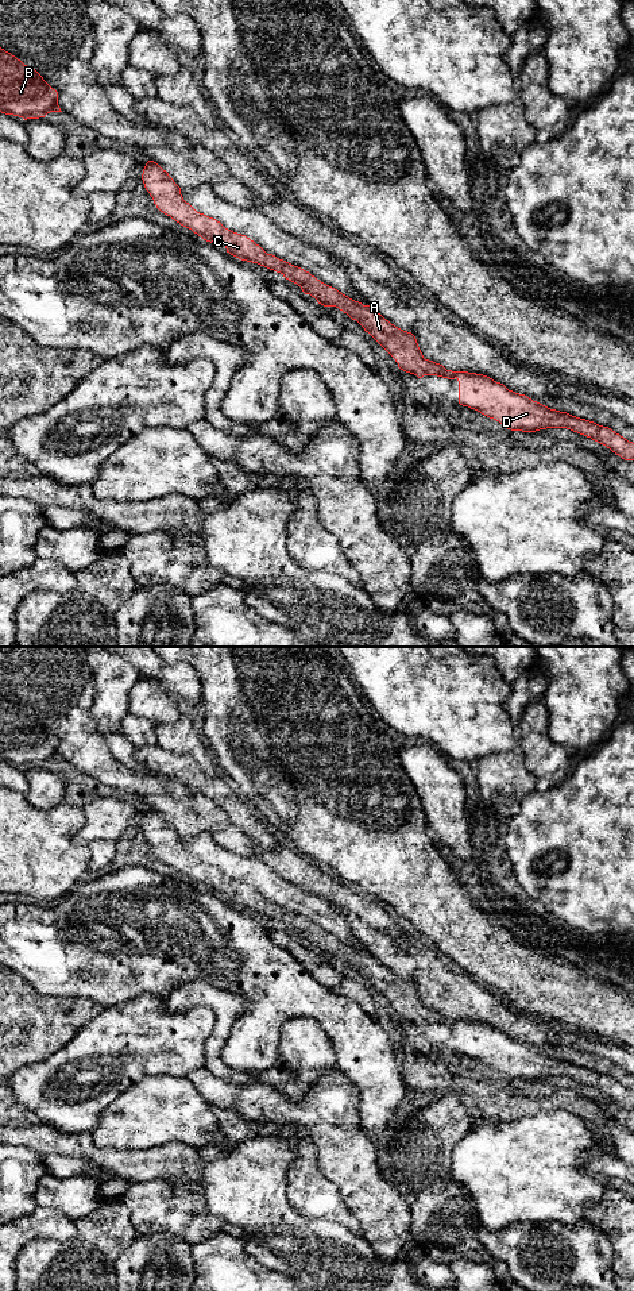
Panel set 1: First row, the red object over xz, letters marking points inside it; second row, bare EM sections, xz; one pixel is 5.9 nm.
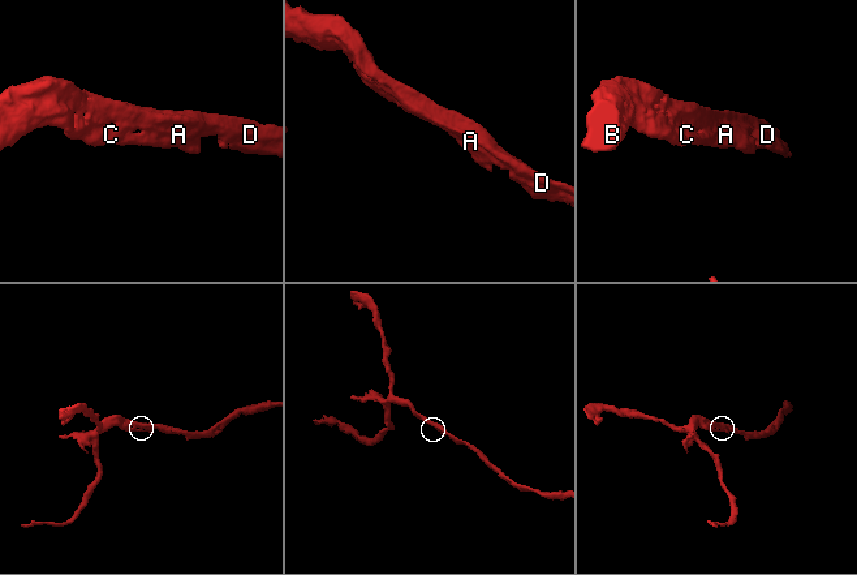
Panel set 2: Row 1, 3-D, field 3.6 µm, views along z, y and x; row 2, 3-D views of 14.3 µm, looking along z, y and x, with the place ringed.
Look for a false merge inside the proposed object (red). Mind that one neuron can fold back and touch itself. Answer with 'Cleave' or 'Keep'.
Keep

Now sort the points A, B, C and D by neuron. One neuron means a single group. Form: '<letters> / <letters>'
A B C D

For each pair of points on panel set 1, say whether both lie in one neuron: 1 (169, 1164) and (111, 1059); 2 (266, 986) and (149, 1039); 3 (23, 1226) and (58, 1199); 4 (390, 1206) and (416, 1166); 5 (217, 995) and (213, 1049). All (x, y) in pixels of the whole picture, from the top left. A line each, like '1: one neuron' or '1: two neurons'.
1: two neurons
2: two neurons
3: two neurons
4: two neurons
5: one neuron

